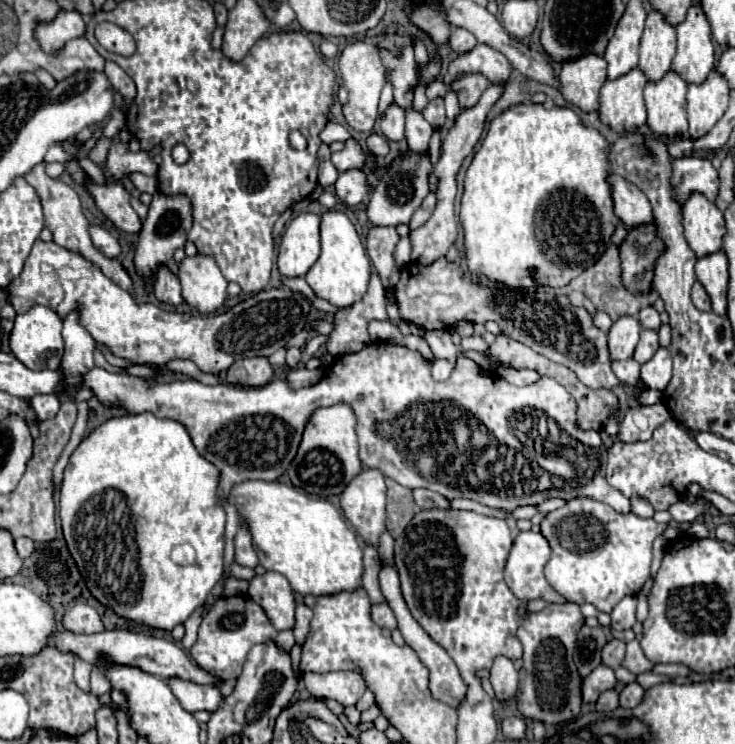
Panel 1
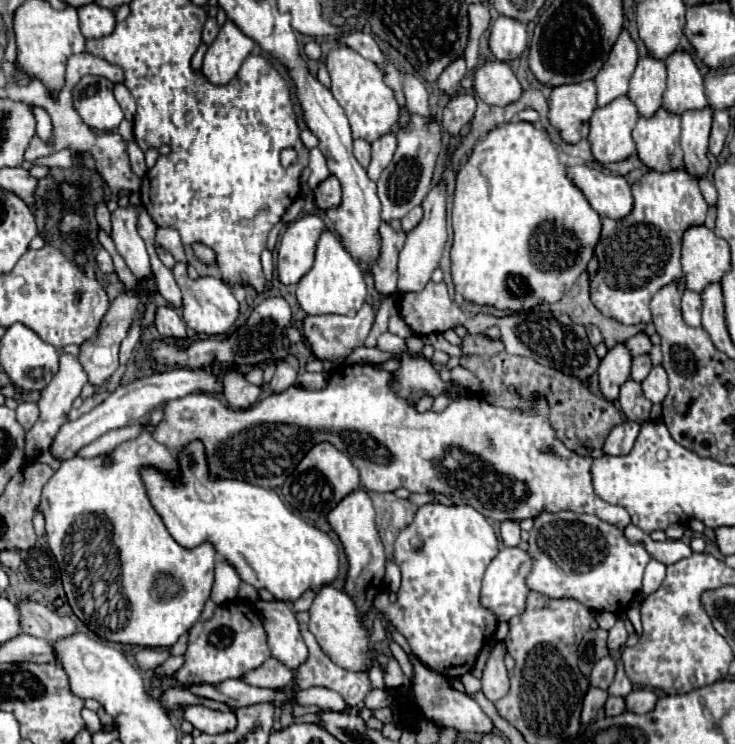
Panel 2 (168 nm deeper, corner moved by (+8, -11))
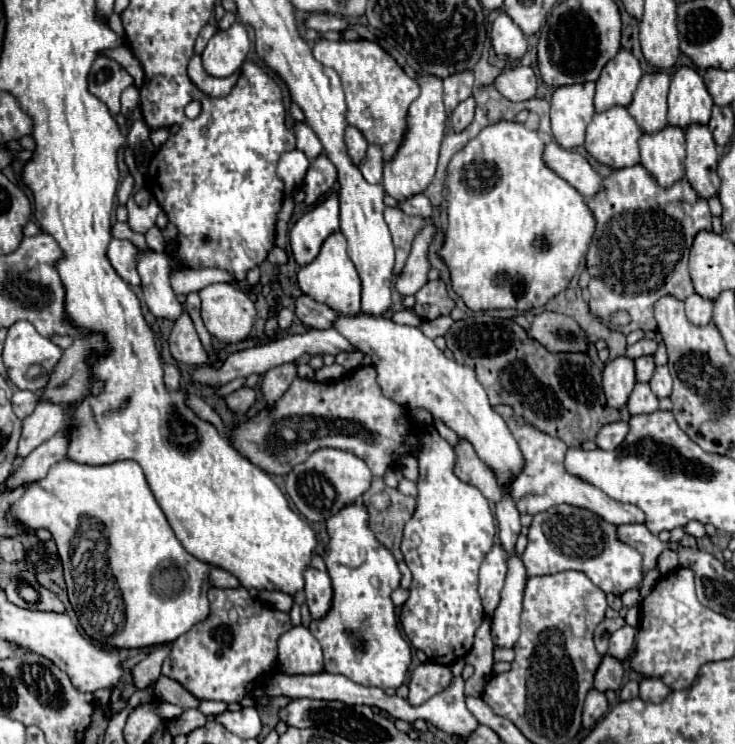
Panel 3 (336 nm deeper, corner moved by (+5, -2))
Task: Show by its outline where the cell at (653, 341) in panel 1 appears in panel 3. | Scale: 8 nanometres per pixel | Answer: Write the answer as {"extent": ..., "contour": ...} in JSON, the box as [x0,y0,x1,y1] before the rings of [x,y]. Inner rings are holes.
{"extent":[635,355,655,383],"contour":[[[645,355],[645,357],[637,357],[635,359],[635,371],[637,371],[637,381],[643,381],[647,383],[655,371],[655,363],[653,363],[653,357],[651,355]]]}

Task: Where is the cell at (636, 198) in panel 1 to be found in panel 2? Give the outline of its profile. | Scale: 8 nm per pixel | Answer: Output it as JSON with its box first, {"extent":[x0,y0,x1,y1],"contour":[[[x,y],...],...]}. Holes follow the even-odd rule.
{"extent":[566,166,632,220],"contour":[[[566,166],[566,176],[600,216],[620,220],[632,210],[630,184],[624,176],[608,176],[588,166]]]}

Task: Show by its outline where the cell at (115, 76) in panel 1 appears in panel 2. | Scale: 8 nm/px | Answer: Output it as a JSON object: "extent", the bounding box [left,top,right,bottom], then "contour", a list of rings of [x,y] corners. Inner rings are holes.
{"extent":[114,84,136,122],"contour":[[[116,84],[116,86],[114,86],[114,96],[116,96],[116,100],[118,100],[118,104],[120,104],[120,108],[122,108],[126,120],[132,122],[134,112],[136,112],[136,102],[134,102],[130,90],[128,90],[124,84]]]}

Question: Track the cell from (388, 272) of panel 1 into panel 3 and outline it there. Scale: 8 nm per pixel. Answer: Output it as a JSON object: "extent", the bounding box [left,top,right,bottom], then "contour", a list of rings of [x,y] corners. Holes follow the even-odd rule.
{"extent":[385,209,427,275],"contour":[[[385,209],[385,221],[389,225],[389,231],[393,235],[393,245],[395,245],[395,267],[393,273],[399,275],[401,269],[405,267],[405,261],[411,251],[411,241],[417,235],[417,231],[427,223],[427,219],[417,219],[411,215],[405,215],[401,209]]]}

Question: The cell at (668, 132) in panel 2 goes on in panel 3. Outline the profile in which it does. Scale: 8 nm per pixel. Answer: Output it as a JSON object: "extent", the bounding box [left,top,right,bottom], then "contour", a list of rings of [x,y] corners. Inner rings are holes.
{"extent":[639,125,685,187],"contour":[[[667,125],[639,139],[641,165],[663,185],[669,187],[685,175],[685,135],[681,127]]]}

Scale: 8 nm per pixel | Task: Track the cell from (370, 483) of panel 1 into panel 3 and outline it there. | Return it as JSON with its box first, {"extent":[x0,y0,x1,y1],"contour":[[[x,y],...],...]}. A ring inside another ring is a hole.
{"extent":[309,503,411,689],"contour":[[[349,503],[327,519],[329,553],[327,573],[333,581],[333,605],[327,617],[311,621],[309,631],[321,643],[327,673],[341,673],[365,687],[397,689],[407,679],[411,651],[401,637],[395,619],[391,591],[399,587],[401,571],[393,553],[381,545],[369,527],[369,511],[363,503]]]}

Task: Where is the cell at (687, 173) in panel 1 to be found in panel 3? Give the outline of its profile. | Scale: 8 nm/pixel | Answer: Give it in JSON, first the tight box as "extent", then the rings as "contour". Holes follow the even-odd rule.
{"extent":[587,165,711,335],"contour":[[[643,165],[613,171],[605,179],[605,187],[609,187],[609,191],[601,191],[601,195],[589,199],[597,221],[587,253],[591,273],[589,307],[595,315],[601,315],[607,327],[613,325],[613,313],[627,311],[631,323],[623,327],[613,325],[625,335],[635,329],[651,331],[657,327],[653,303],[661,295],[675,295],[683,301],[693,293],[687,257],[695,235],[703,229],[711,231],[711,211],[707,199],[701,197],[685,177],[671,187],[661,187]]]}

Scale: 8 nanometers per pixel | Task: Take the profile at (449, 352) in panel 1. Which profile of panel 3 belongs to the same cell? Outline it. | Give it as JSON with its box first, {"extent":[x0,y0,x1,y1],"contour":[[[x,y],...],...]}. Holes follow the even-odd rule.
{"extent":[393,309,421,329],"contour":[[[409,309],[393,313],[393,321],[401,323],[401,325],[411,325],[411,327],[417,327],[417,329],[421,327],[421,319],[413,311],[409,311]]]}

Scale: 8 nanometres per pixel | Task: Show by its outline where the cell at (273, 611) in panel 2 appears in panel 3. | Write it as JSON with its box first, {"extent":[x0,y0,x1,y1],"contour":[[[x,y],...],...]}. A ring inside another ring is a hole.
{"extent":[277,625,323,675],"contour":[[[299,625],[283,633],[277,641],[279,645],[279,667],[289,675],[317,673],[323,671],[323,653],[317,639],[307,627]]]}

